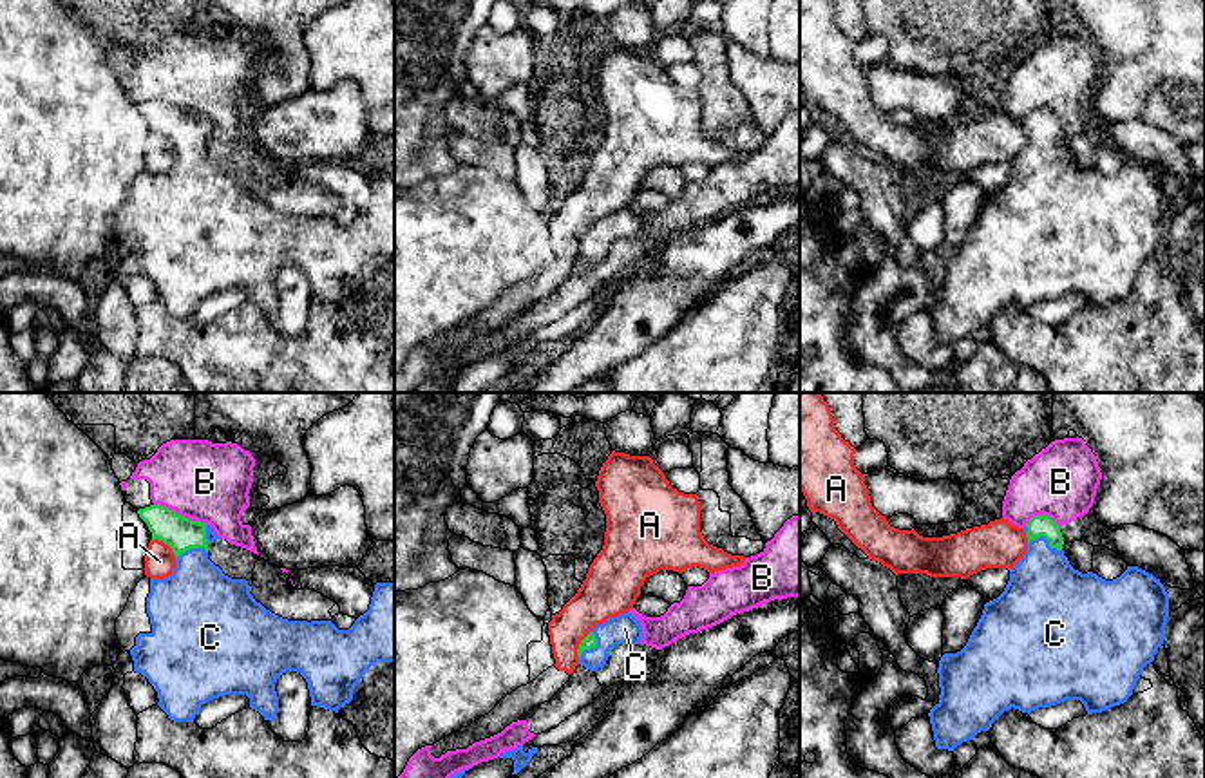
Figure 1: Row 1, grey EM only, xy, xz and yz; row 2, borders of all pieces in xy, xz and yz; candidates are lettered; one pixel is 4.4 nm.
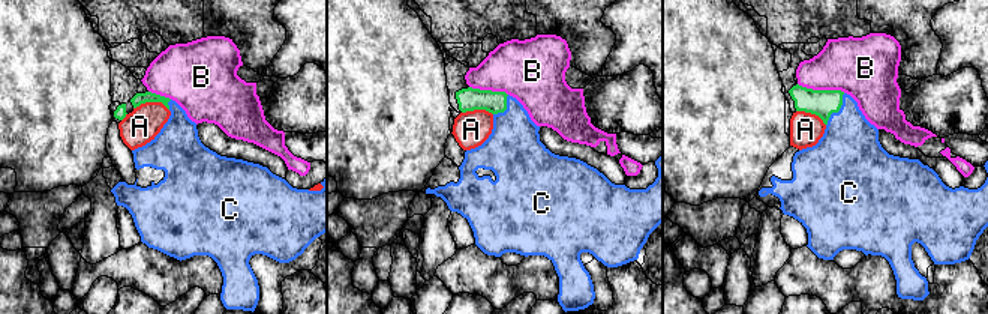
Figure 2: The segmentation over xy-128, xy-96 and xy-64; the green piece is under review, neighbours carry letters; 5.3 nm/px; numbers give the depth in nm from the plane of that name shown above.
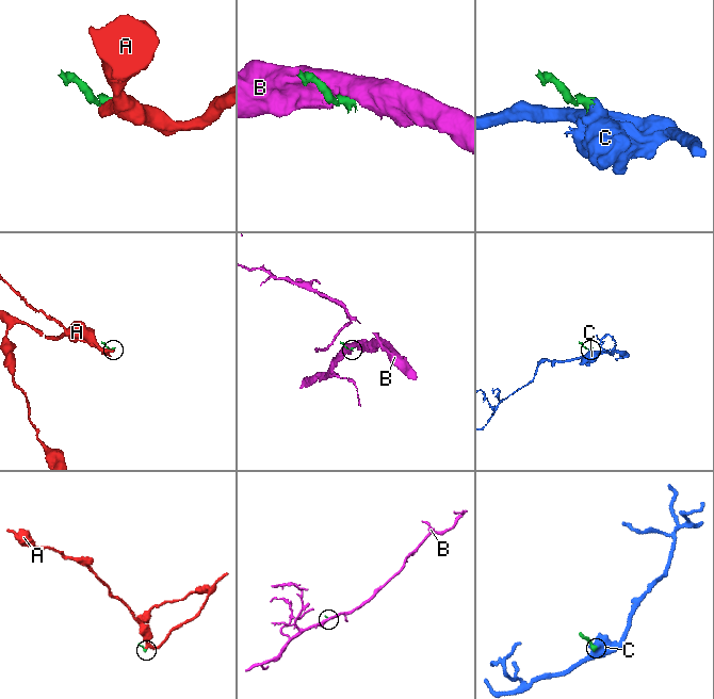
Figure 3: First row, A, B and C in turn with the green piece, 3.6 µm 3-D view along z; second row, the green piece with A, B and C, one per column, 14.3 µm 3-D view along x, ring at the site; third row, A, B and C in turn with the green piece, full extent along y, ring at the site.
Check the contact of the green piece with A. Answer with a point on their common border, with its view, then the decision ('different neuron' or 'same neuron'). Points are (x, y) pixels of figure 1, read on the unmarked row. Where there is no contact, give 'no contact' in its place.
contact xy (167, 138); different neuron

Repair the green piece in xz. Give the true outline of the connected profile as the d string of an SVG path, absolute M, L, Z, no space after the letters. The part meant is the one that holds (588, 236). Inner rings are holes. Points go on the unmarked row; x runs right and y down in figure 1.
M630 208L610 212L606 217L597 219L579 239L579 259L590 266L602 262L619 239L640 239L642 221Z

